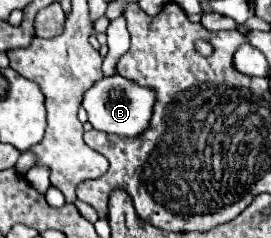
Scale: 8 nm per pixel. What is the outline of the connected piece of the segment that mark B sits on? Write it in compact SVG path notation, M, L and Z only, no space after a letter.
M119 74L97 80L97 84L93 84L83 96L83 108L87 110L89 122L95 130L117 134L117 136L127 136L127 138L139 136L149 126L153 104L155 104L153 90L141 88L141 86L125 80Z

